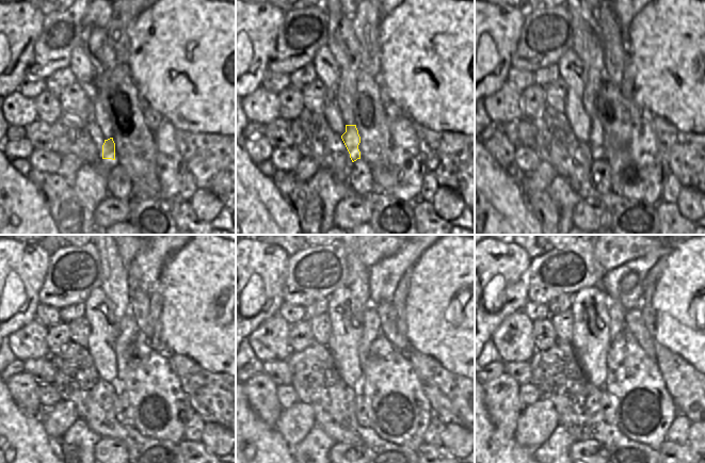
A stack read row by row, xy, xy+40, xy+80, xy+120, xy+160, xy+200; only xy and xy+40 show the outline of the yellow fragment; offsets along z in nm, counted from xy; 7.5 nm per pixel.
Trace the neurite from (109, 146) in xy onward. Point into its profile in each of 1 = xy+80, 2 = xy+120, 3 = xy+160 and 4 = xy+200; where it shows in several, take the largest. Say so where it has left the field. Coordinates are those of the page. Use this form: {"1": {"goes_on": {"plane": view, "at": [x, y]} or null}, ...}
{"1": {"goes_on": {"plane": "xy+80", "at": [595, 141]}}, "2": {"goes_on": {"plane": "xy+120", "at": [128, 329]}}, "3": {"goes_on": {"plane": "xy+160", "at": [371, 329]}}, "4": {"goes_on": {"plane": "xy+200", "at": [617, 312]}}}

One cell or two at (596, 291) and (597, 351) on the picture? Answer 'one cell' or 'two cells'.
one cell

